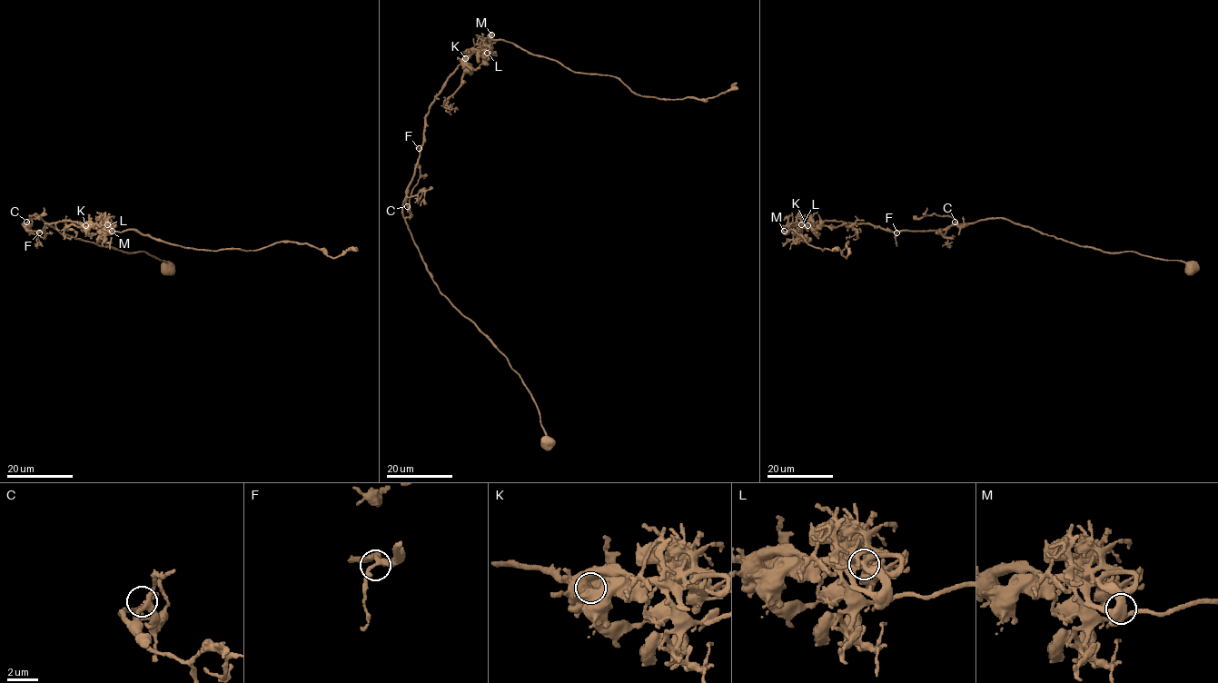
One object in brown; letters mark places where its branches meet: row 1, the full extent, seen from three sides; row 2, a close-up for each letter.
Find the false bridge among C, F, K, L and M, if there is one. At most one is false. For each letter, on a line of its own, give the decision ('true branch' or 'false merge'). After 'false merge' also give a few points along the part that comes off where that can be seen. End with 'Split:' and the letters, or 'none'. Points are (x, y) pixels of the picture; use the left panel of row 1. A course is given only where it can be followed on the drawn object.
C: true branch
F: true branch
K: true branch
L: true branch
M: true branch
Split: none

